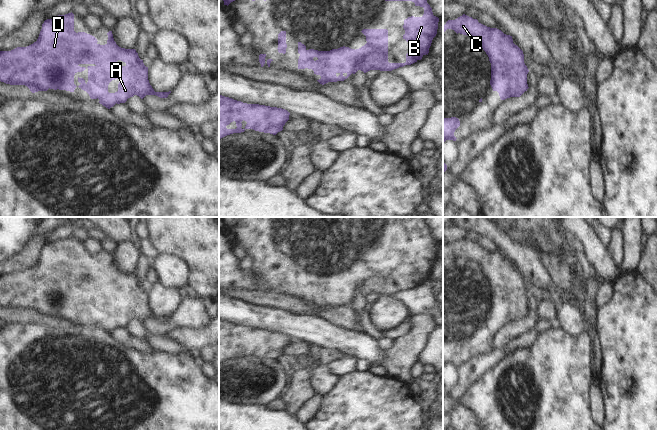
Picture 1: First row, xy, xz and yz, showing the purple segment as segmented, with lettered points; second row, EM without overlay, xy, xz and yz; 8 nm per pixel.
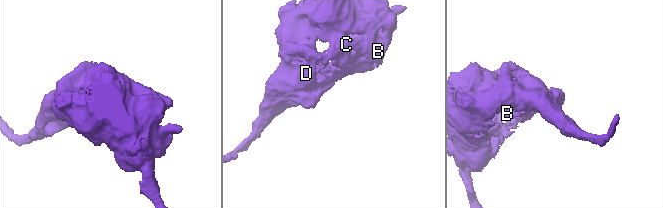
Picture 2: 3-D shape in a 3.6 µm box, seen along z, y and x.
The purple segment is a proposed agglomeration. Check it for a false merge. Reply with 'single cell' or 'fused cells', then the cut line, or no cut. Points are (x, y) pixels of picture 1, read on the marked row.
single cell | no cut

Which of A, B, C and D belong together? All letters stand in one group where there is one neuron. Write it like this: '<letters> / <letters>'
A B C D

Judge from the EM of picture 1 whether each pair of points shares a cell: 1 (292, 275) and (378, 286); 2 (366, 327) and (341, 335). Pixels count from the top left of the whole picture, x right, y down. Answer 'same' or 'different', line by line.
1: same
2: different

